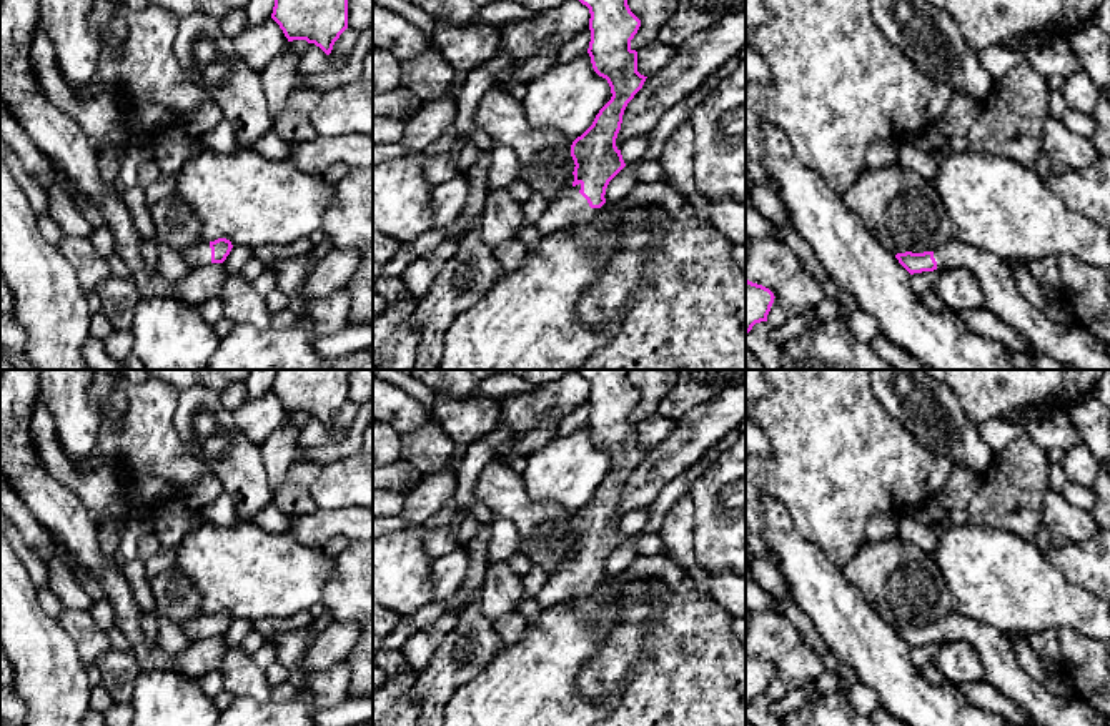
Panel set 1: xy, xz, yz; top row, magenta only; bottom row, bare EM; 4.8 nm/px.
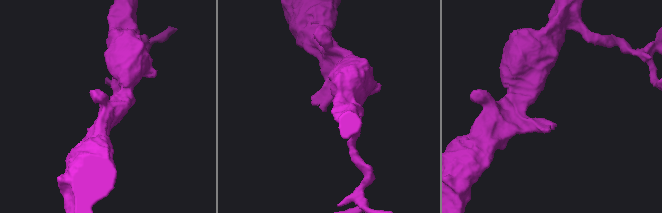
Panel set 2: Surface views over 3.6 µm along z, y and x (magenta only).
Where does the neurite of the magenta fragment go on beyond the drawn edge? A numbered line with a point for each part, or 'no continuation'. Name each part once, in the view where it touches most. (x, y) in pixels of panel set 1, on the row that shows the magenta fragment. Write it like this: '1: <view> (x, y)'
1: xz (569, 208)

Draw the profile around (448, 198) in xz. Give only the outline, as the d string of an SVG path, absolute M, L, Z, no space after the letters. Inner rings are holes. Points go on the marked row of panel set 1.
M456 175L453 180L433 186L434 228L451 225L459 218L469 195L469 178Z

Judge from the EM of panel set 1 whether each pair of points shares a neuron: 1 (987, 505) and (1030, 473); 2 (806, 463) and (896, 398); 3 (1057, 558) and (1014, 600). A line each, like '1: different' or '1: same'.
1: same
2: different
3: different

